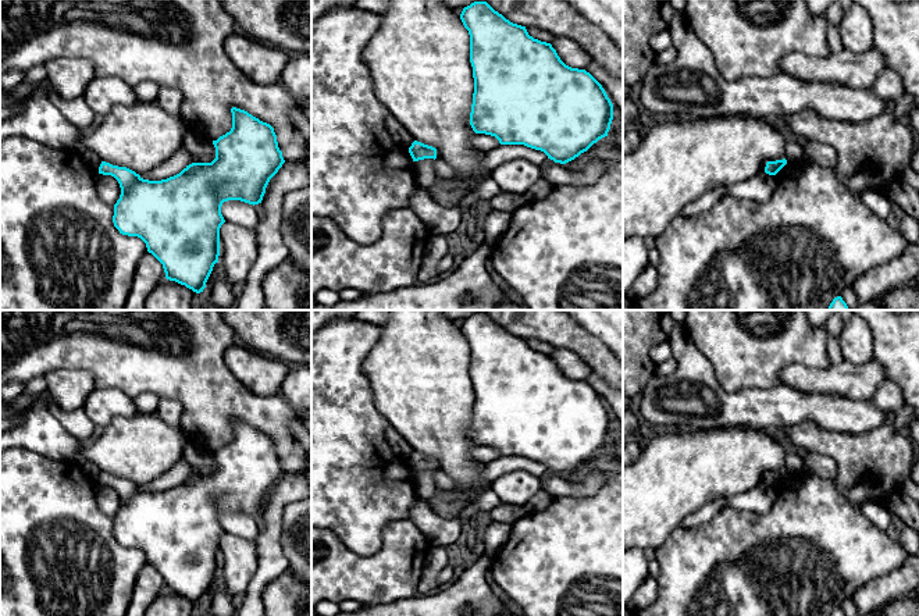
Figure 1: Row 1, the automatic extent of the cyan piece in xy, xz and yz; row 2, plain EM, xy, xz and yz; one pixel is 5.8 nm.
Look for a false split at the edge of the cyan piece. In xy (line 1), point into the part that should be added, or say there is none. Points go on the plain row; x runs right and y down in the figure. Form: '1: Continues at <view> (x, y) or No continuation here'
1: No continuation here

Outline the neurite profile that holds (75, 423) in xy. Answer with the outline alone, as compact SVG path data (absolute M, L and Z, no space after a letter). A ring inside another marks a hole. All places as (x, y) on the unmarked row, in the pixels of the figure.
M47 392L43 395L46 400L46 406L57 419L57 421L63 425L63 428L78 439L81 444L88 444L95 432L95 423L86 416L83 409L78 410L63 410L60 409L49 396Z

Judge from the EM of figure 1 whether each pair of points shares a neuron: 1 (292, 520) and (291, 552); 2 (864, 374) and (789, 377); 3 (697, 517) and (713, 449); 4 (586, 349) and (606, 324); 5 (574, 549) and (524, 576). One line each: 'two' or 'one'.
1: one
2: one
3: two
4: two
5: one

